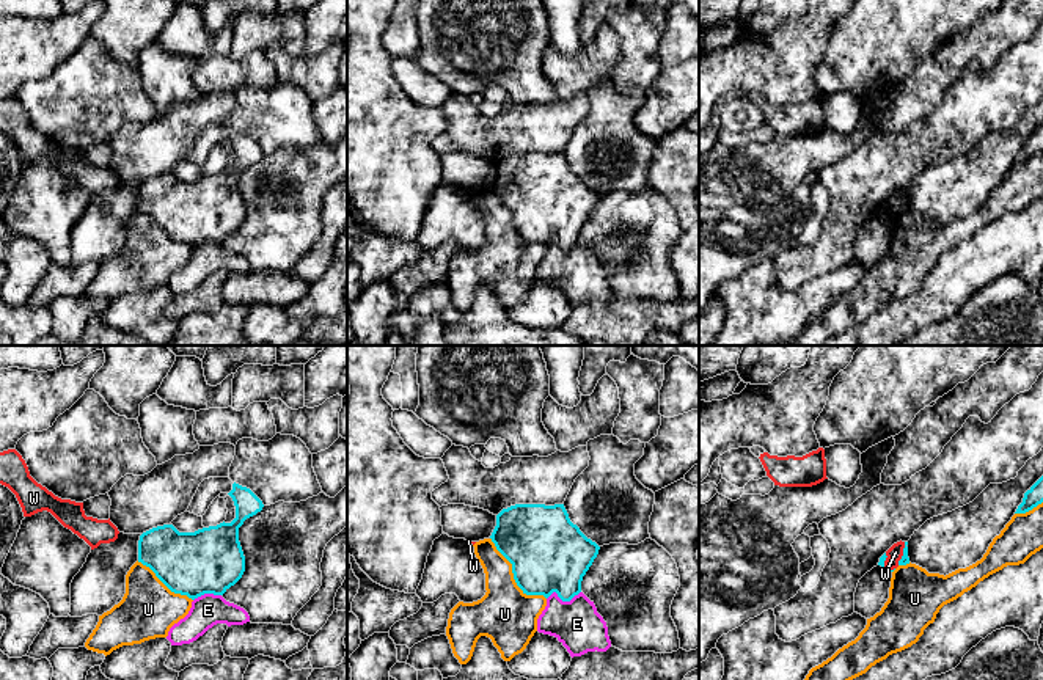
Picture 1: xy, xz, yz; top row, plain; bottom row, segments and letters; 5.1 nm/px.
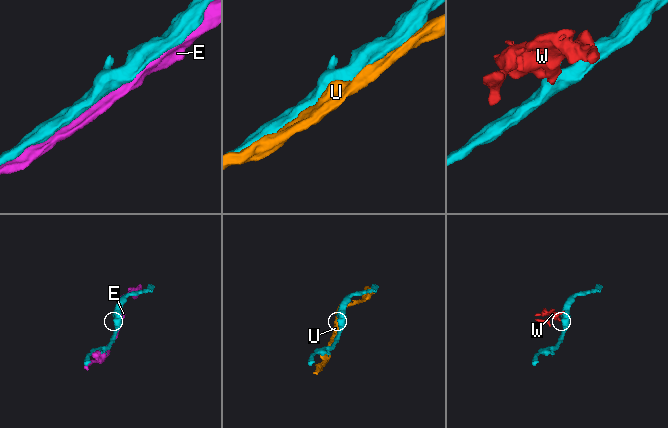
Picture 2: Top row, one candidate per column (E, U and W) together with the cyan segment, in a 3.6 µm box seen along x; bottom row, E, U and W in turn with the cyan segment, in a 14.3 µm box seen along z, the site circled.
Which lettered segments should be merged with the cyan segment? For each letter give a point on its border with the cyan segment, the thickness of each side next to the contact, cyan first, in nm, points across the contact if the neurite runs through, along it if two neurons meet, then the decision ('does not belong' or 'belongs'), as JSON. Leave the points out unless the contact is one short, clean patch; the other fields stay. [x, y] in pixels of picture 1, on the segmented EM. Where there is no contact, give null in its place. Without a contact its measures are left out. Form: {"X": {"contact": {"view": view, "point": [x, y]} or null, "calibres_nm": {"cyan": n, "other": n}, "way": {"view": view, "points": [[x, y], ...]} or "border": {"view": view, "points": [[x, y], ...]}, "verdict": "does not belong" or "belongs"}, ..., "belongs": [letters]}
{"E": {"contact": {"view": "xz", "point": [563, 600]}, "calibres_nm": {"cyan": 380, "other": 240}, "verdict": "does not belong"}, "U": {"contact": {"view": "xz", "point": [514, 575]}, "calibres_nm": {"cyan": 400, "other": 280}, "verdict": "does not belong"}, "W": {"contact": {"view": "yz", "point": [903, 553]}, "calibres_nm": {"cyan": 50, "other": 80}, "border": {"view": "yz", "points": [[905, 542], [897, 564]]}, "verdict": "does not belong"}, "belongs": []}

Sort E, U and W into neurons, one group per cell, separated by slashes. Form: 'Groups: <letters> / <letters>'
Groups: E / U / W

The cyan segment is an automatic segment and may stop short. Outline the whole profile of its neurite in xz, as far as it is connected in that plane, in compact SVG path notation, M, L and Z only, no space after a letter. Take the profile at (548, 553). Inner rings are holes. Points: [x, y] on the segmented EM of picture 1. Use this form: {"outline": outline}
{"outline": "M515 504L496 515L490 536L496 550L512 564L517 586L526 595L553 592L570 601L600 547L569 518L564 504Z"}

